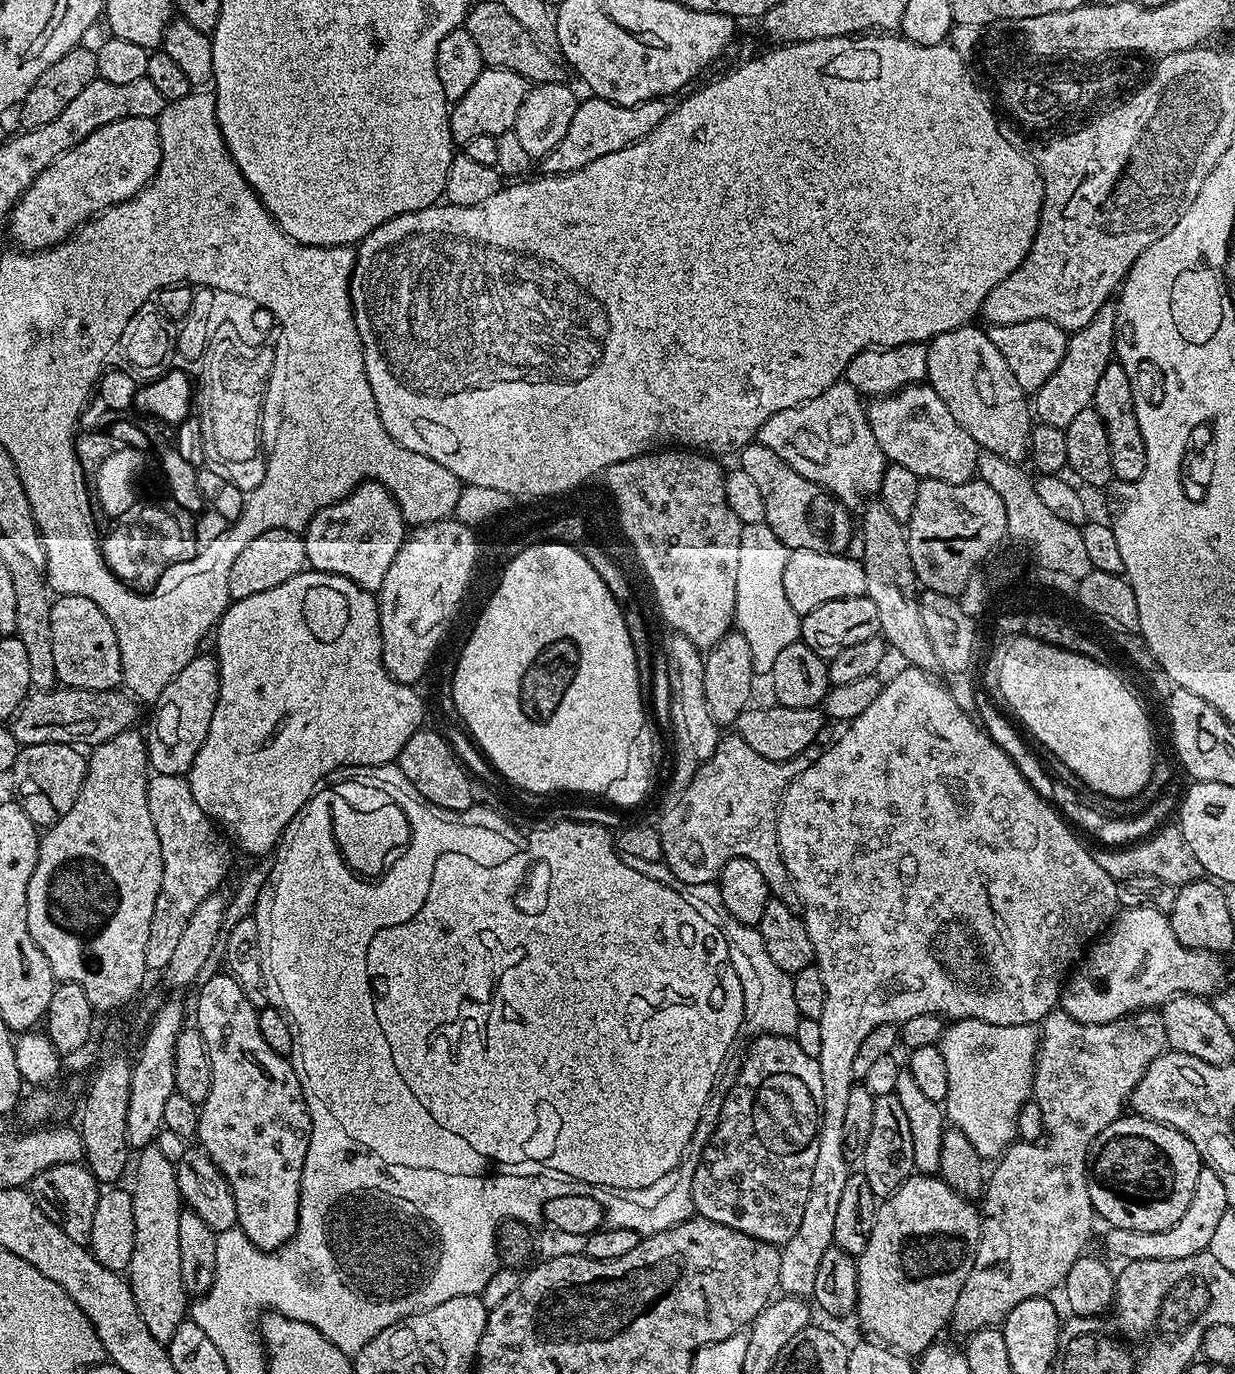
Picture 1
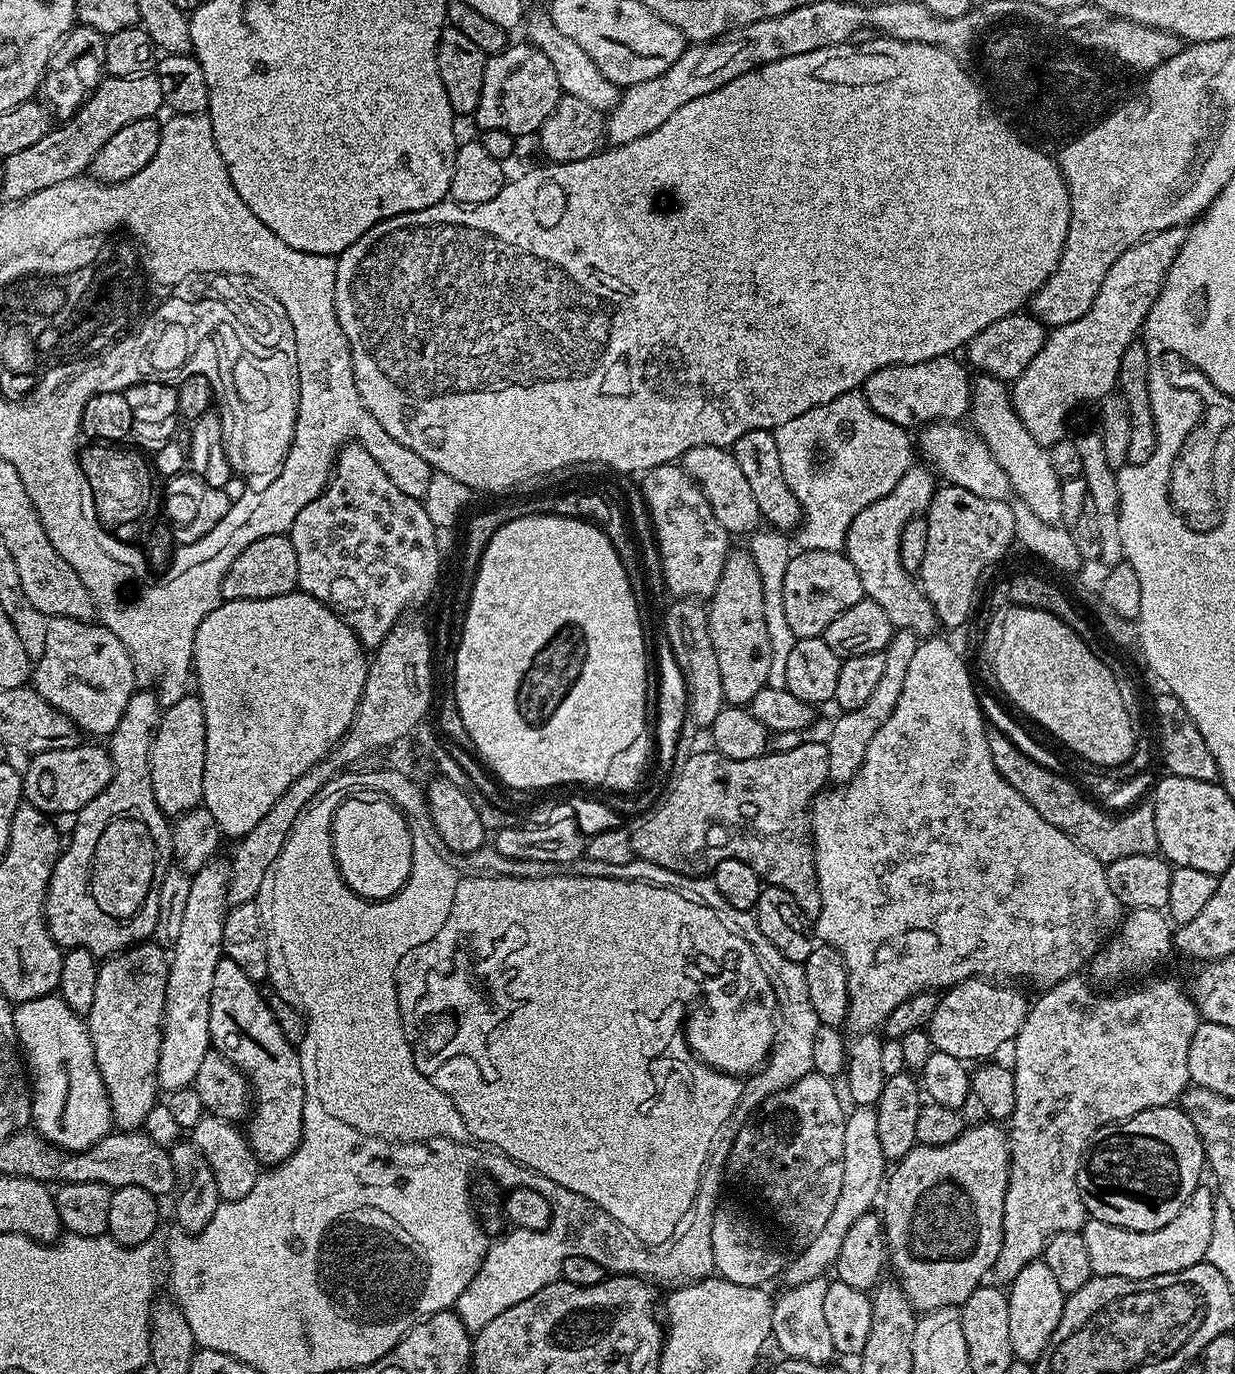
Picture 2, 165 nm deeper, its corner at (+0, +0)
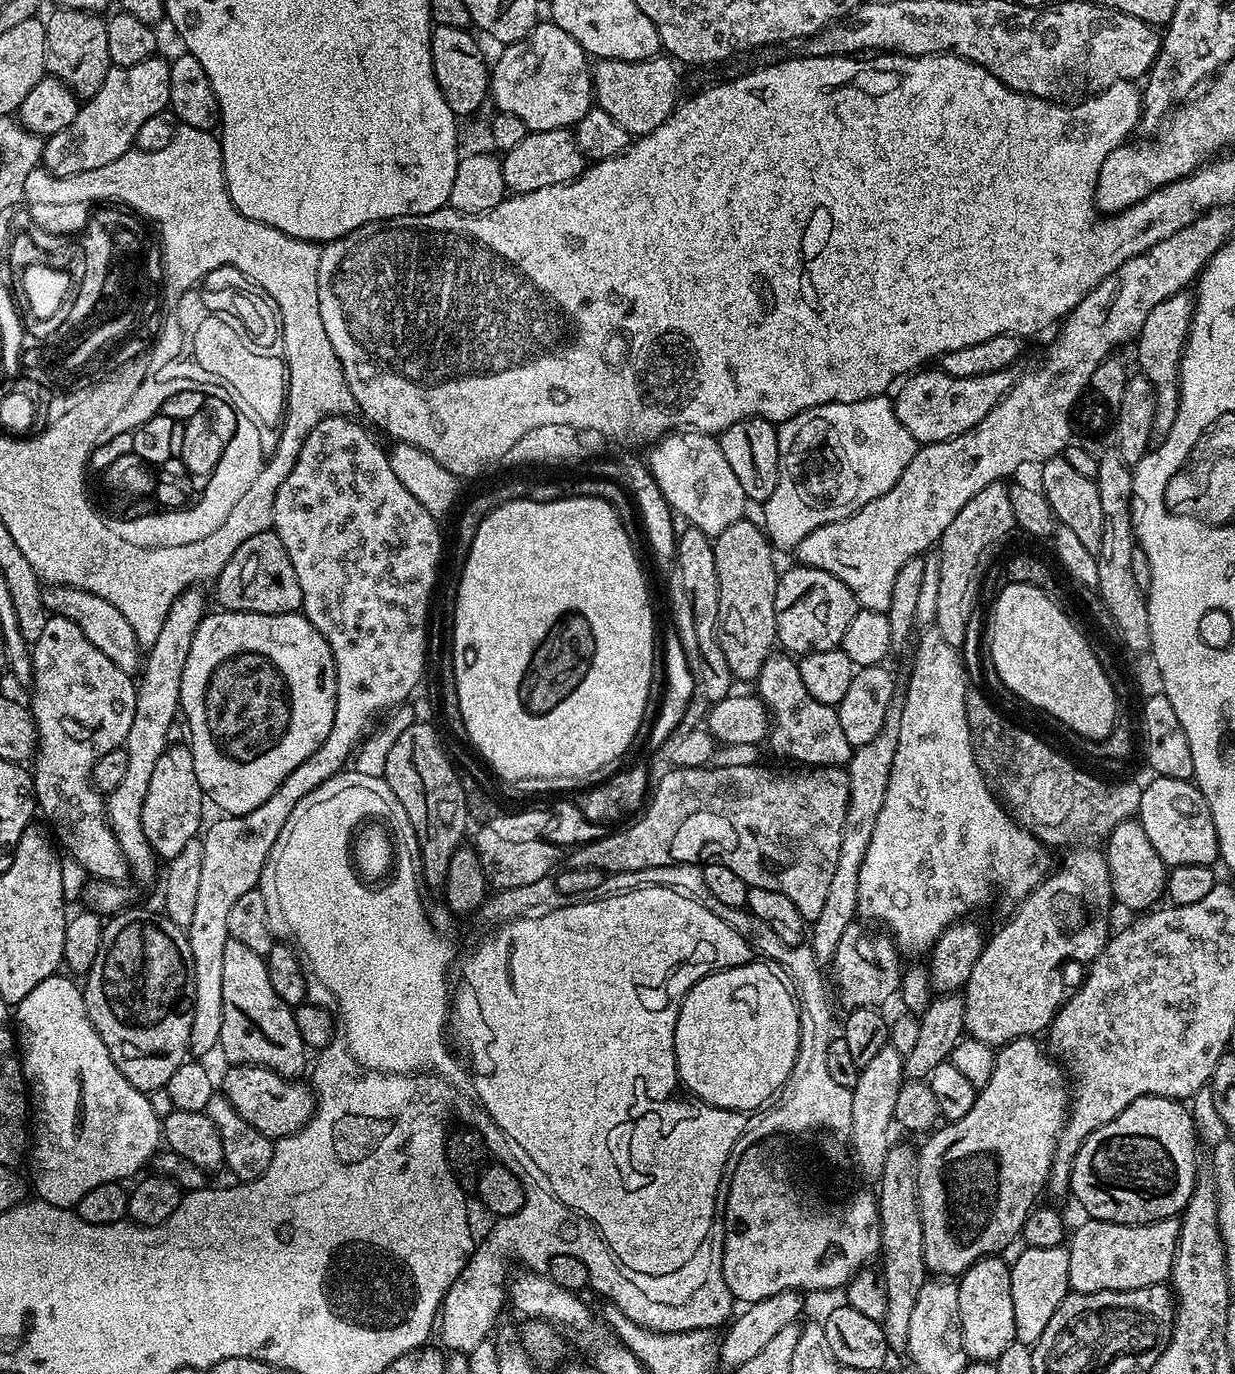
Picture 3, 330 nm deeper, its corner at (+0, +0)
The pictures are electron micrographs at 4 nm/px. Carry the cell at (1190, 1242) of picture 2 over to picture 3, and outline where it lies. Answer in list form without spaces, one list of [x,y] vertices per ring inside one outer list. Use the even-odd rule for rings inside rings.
[[[1085,1219],[1085,1224],[1080,1224],[1076,1229],[1071,1229],[1070,1239],[1067,1241],[1066,1247],[1068,1257],[1070,1258],[1070,1282],[1069,1289],[1073,1292],[1085,1292],[1086,1294],[1094,1294],[1102,1290],[1138,1290],[1142,1286],[1154,1286],[1155,1284],[1163,1284],[1172,1275],[1172,1267],[1174,1266],[1174,1254],[1178,1246],[1178,1238],[1180,1237],[1179,1219],[1156,1220],[1153,1224],[1111,1224],[1105,1220]]]

